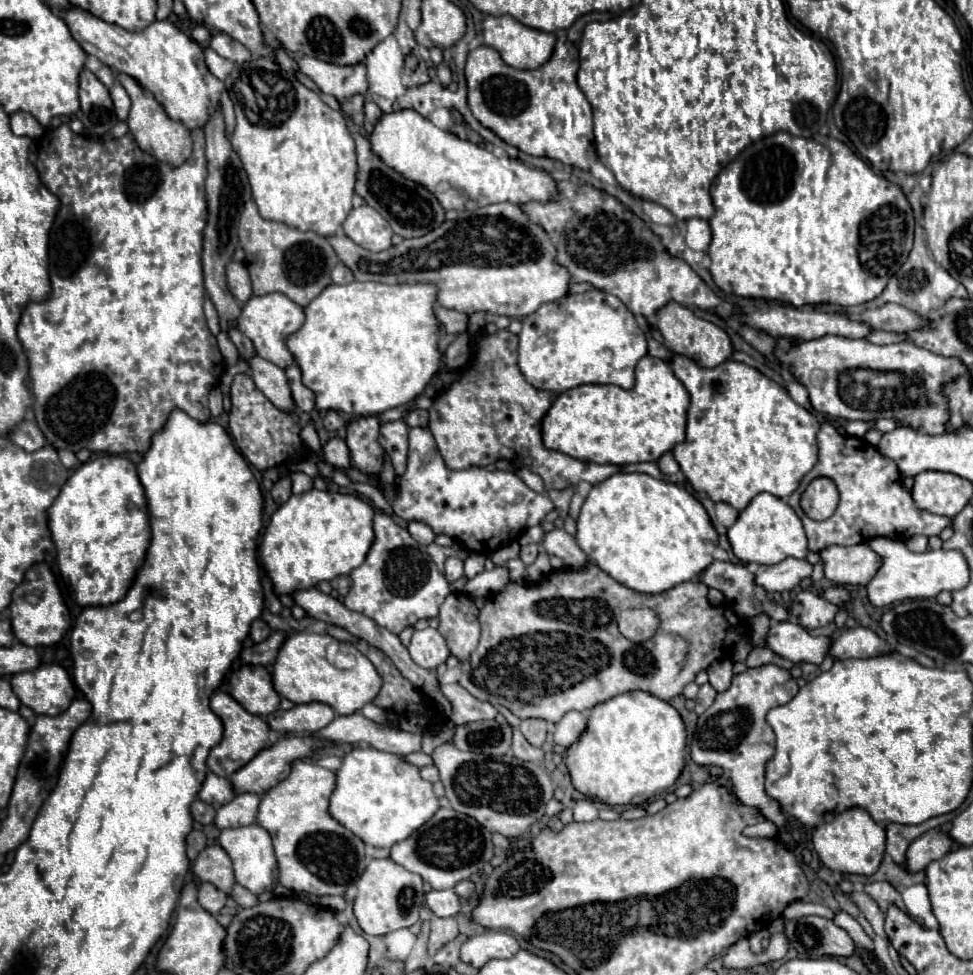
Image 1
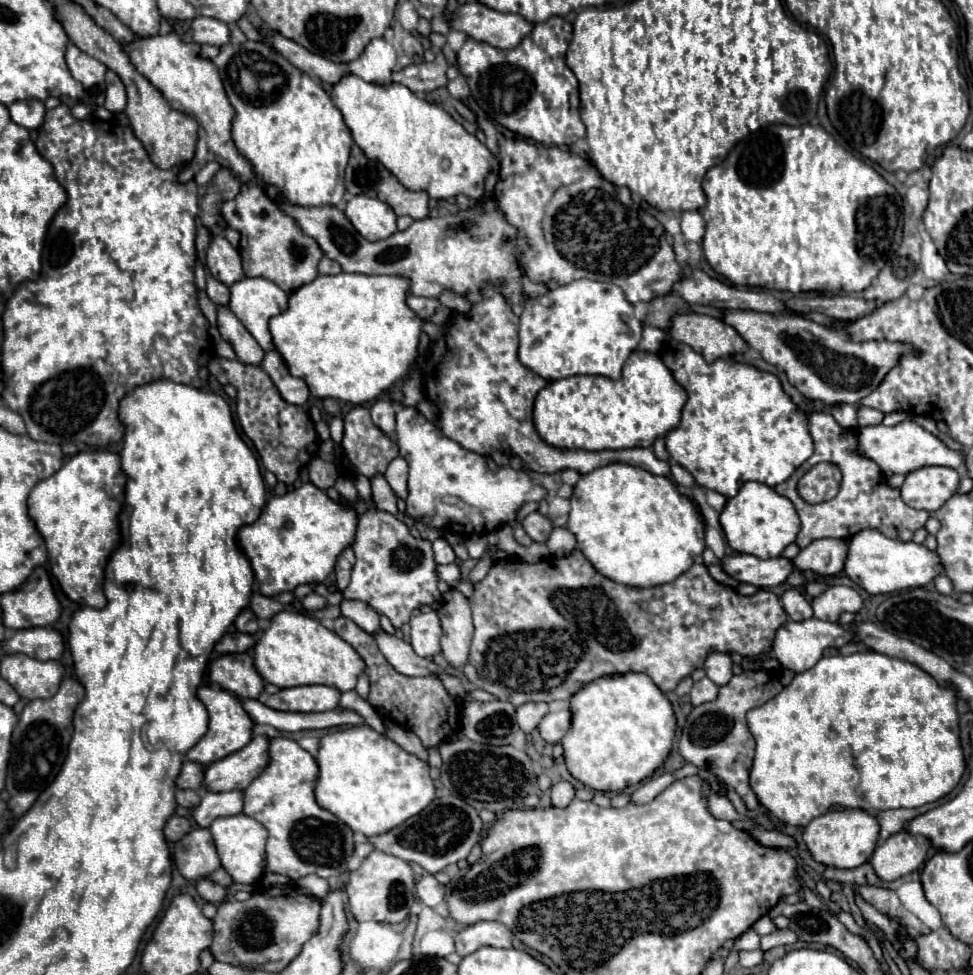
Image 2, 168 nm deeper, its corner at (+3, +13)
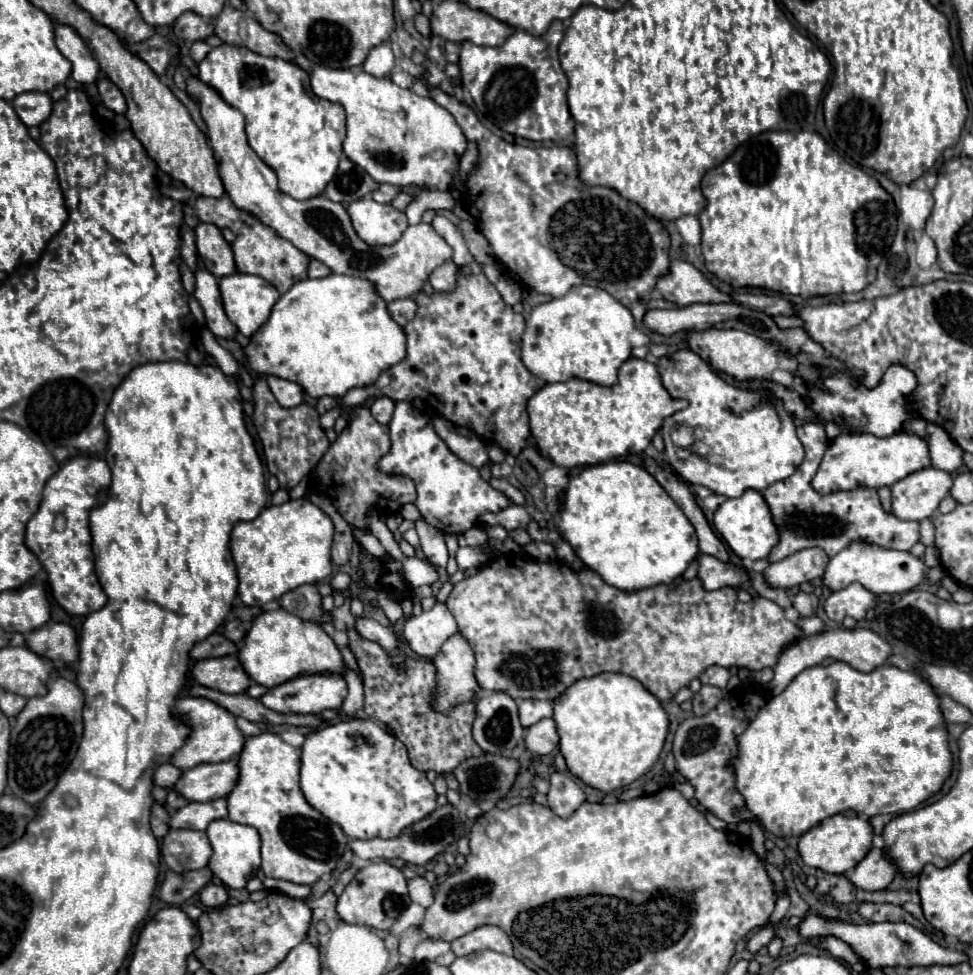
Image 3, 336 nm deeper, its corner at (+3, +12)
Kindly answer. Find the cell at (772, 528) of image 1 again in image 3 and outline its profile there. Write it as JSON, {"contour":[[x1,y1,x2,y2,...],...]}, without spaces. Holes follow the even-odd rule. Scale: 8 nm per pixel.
{"contour":[[746,491,736,499,726,499,716,509,712,523,740,559,764,559,772,549,772,543,776,543,776,527,772,527,772,515,768,515,768,505,758,491]]}

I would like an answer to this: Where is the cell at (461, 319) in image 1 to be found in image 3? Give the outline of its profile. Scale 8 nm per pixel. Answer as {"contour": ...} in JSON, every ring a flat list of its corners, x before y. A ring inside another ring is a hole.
{"contour":[[396,299,388,303,388,311,390,311,390,317,402,327,416,313,416,303,412,299]]}

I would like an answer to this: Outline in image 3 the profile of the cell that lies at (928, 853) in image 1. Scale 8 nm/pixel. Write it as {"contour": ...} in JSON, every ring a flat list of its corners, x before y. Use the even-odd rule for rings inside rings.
{"contour":[[870,849,870,853,846,875,848,881,864,891,886,889,896,875,896,867,888,861,882,849]]}

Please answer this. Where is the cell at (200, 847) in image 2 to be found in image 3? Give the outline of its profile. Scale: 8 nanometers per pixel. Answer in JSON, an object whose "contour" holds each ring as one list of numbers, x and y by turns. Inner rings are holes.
{"contour":[[170,829,162,839,160,851,166,865,176,873,202,869,212,855,206,833,192,829]]}

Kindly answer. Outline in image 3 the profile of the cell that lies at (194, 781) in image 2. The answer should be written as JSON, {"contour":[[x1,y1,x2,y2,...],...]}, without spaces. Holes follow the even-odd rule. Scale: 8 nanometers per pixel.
{"contour":[[164,763,164,765,160,765,160,767,156,767,156,771,154,771,154,785,158,785,158,787,166,787,166,789,172,789,174,787,174,783,176,783,176,779,180,779,180,769,178,767,172,767,172,763]]}

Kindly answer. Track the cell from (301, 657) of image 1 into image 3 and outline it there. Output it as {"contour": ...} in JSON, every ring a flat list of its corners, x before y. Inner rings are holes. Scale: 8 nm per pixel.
{"contour":[[284,609,264,611,254,619,250,631,244,635,238,659,246,675,268,689,300,673,344,673,342,655,326,631,318,623,308,623]]}

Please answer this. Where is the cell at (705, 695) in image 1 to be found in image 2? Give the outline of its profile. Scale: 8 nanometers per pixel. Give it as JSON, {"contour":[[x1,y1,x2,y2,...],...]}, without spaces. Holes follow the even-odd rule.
{"contour":[[702,678,702,680,694,682,692,692,690,692,690,698,692,698,692,704,694,706,700,706,704,702,714,700,716,694,718,694,718,686,710,678]]}

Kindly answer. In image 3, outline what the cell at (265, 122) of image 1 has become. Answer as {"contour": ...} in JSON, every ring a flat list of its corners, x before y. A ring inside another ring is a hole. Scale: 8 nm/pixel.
{"contour":[[220,45,214,47,206,59,198,65,200,77,206,85,218,91,218,95,232,107,244,113,246,117,246,135,248,145,256,151,256,155,266,161,278,175,278,187,286,195,294,199,310,199,324,191,336,173,338,161,342,157,342,141,344,141,344,109,338,103,320,99,312,95,308,87,308,75,300,67,290,61,278,57,264,57,246,47,236,45]]}

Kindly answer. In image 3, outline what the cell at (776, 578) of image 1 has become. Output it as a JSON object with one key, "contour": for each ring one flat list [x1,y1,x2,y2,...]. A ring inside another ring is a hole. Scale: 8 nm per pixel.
{"contour":[[700,553,698,555,698,575,696,575,706,591,716,591,722,587,736,587,744,581,748,581,746,573,732,565,732,563,720,563,718,559,712,559,710,555]]}

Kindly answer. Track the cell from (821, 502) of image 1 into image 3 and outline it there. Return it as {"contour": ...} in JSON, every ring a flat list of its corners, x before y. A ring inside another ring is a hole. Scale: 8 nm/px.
{"contour":[[840,433,826,449,822,463,818,467,818,473,812,481,812,487,826,495,836,491,852,491,854,487,890,487,896,481,904,479,906,475,920,471,930,465,928,457,928,443,926,439,912,435,912,433,900,433,892,435,888,439,876,439,874,435,860,435,860,433]]}

